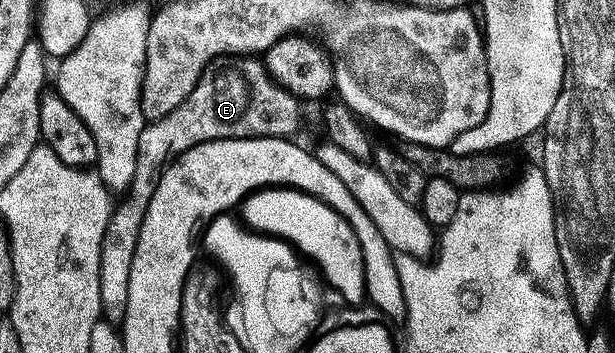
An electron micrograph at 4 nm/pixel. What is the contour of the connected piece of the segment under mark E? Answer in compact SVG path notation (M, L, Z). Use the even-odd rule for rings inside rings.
M227 57L216 62L199 80L189 97L173 113L148 122L139 135L137 171L131 190L126 192L123 204L118 204L111 216L111 223L103 238L101 249L101 301L108 323L122 324L127 315L129 281L133 277L133 261L137 257L137 245L143 222L153 193L159 184L159 176L175 160L206 143L226 139L291 139L303 123L300 100L290 91L279 86L270 71L255 57ZM111 286L119 287L119 299L111 292Z

